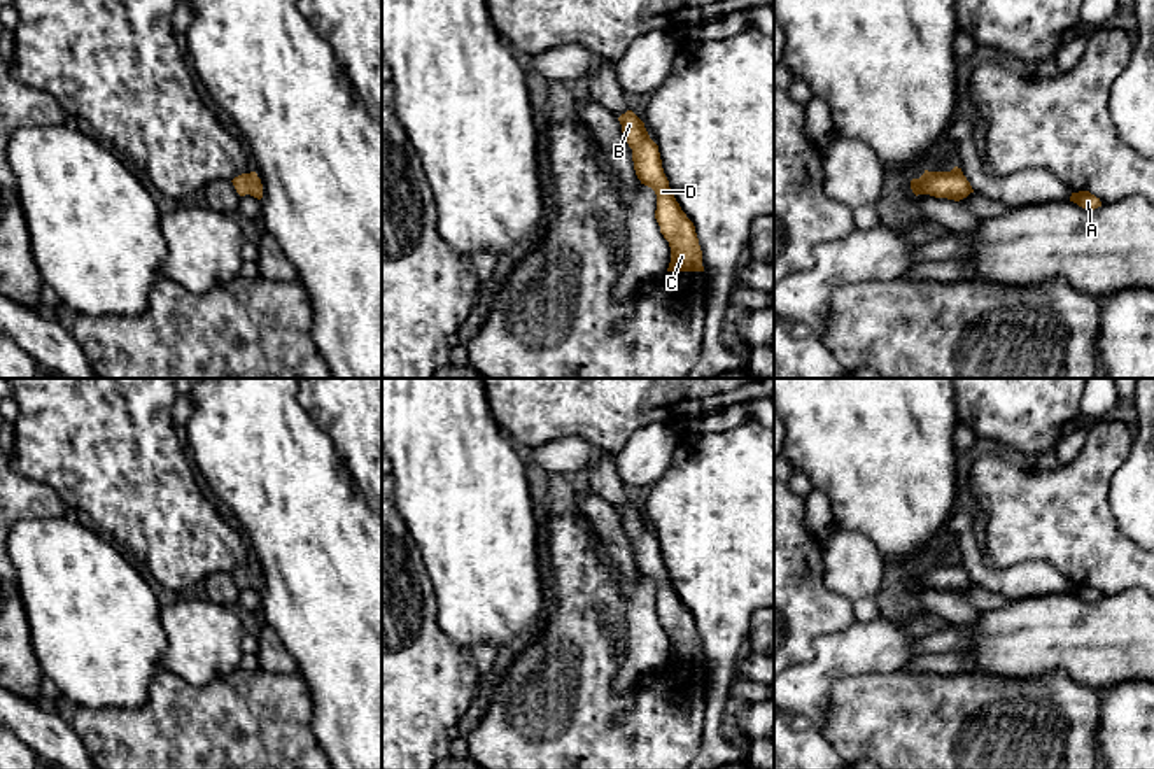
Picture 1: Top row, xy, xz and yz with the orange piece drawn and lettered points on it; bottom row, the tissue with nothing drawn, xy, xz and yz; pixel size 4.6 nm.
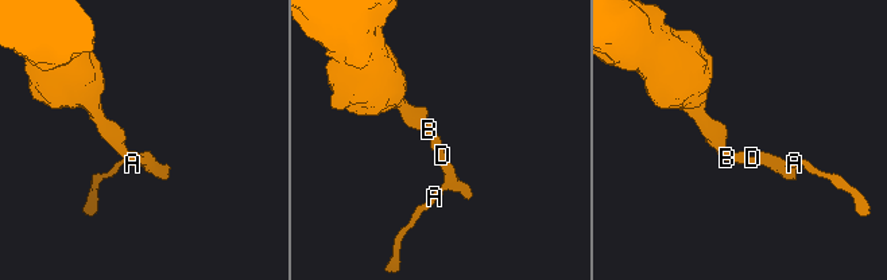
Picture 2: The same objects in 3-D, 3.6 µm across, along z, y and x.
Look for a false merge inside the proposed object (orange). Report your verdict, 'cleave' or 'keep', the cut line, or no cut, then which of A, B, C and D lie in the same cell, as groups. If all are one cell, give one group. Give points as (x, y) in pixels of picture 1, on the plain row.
keep | no cut | A B C D

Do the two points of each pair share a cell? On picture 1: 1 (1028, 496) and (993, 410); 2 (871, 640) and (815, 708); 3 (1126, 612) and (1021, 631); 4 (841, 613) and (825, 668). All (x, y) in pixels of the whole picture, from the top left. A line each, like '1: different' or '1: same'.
1: different
2: same
3: same
4: different

